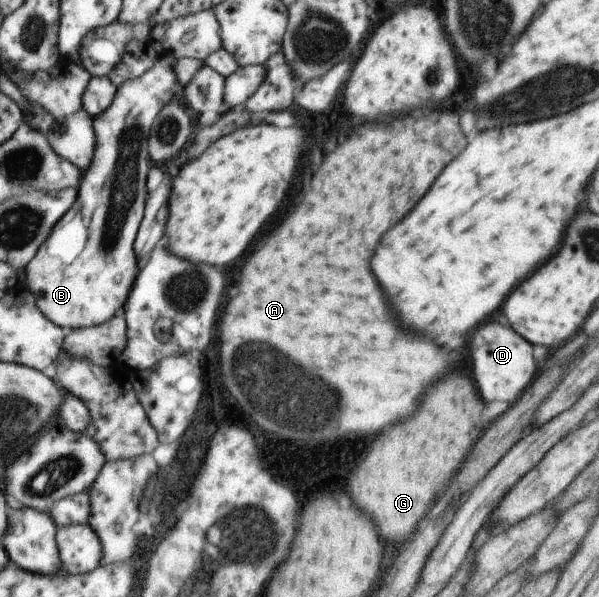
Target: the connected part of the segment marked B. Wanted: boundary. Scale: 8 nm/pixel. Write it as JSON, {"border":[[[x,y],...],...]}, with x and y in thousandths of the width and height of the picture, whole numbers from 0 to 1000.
{"border":[[[265,97],[237,127],[205,137],[187,174],[154,198],[160,245],[150,278],[132,302],[125,340],[33,454],[35,481],[53,491],[70,526],[112,554],[169,544],[187,533],[205,519],[214,486],[225,474],[230,441],[224,399],[240,358],[249,224],[270,179],[290,164],[287,106]]]}

